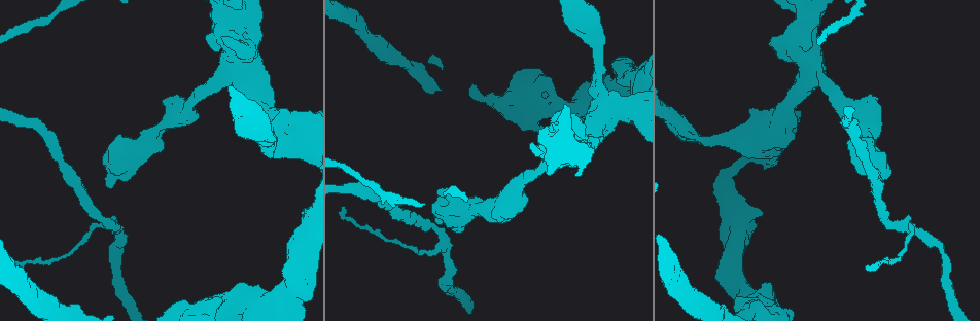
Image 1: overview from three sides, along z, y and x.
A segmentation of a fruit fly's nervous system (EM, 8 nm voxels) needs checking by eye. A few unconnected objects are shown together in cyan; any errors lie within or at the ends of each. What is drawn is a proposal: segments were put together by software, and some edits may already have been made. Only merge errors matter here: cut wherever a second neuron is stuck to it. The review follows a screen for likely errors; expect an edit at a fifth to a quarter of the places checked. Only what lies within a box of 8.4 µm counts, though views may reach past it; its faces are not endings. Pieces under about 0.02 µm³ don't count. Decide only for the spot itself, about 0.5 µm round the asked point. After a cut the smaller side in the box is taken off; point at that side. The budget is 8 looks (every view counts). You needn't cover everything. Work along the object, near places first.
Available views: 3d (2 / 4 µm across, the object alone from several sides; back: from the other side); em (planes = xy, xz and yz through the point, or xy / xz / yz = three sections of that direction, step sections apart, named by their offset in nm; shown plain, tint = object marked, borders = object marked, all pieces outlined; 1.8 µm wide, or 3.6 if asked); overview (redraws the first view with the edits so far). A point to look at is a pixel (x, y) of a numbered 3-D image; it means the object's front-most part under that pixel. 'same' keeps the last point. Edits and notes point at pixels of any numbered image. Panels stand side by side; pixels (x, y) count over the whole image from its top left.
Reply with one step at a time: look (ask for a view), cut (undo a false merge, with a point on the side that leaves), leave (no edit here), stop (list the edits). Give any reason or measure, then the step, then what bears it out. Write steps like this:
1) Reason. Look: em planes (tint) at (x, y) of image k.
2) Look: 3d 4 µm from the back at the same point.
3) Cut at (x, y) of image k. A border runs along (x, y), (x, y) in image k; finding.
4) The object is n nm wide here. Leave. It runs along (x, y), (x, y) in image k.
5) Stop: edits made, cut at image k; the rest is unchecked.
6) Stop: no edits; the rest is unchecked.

Calibre changes. Look: em planes (tint) at (873, 165) of image 1.

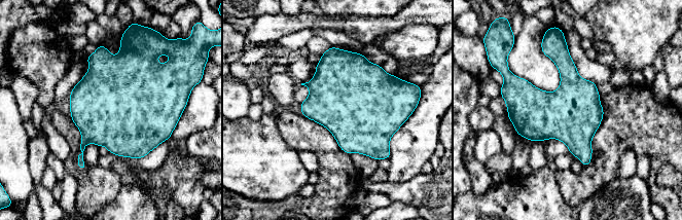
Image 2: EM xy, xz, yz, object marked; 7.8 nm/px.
Leave. All the same neuron.

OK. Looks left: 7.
Abrupt turn. Look: 3d 4 µm at (905, 228) of image 1.

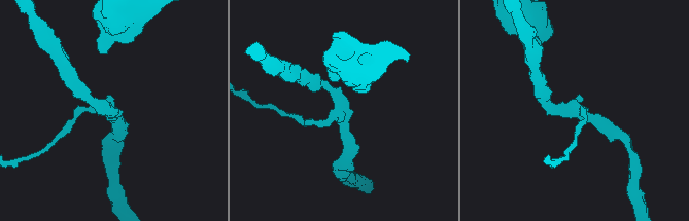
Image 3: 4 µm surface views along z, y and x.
3 arms meet here. Look: em planes (plain) at (572, 110) of image 3.

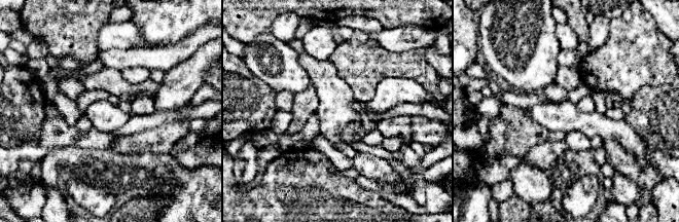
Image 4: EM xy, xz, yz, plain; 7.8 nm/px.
Look: em planes (borders) at the same point.

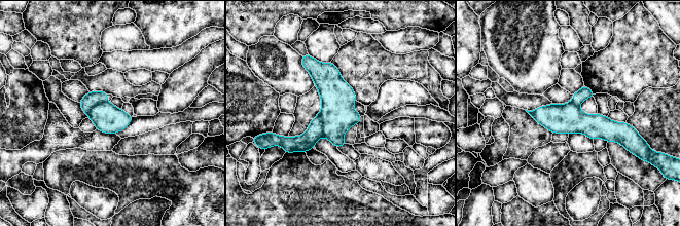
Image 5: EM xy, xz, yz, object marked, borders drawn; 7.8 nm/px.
The object is 220 nm wide here. Cut at (91, 99) of image 5. A border runs along (105, 101), (98, 102), (86, 113) in image 5; two neurons meet here.

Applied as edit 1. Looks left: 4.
Abrupt turn. Look: 3d 4 µm at (279, 298) of image 1.

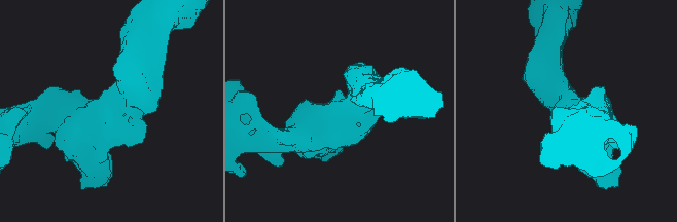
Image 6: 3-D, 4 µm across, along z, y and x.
3 arms meet here; the arms are 280, 600, 600 nm wide. Look: em 3.6 µm xz step 4 (tint) at (110, 109) of image 6.

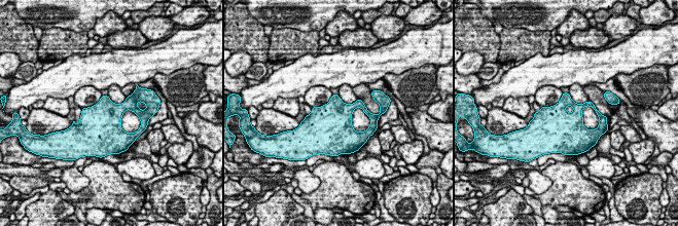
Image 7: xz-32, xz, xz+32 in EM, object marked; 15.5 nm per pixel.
The object is 600 nm wide here. Leave. One neuron here.

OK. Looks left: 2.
Stop: edits made, cut at image 5; the rest is unchecked.

